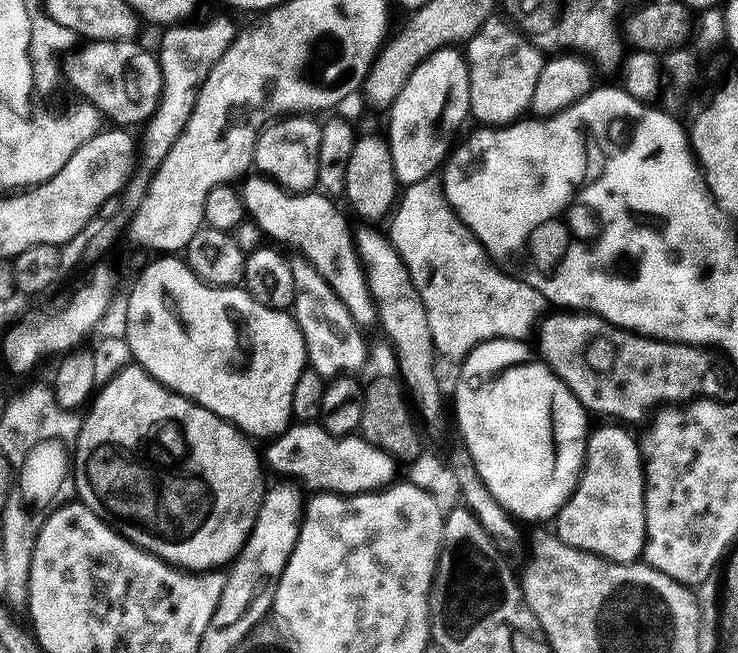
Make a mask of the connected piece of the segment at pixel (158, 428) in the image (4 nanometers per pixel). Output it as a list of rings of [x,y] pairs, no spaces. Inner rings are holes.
[[[139,366],[126,367],[114,378],[110,378],[110,382],[103,385],[95,393],[92,402],[92,409],[88,413],[86,411],[83,413],[80,421],[80,433],[74,445],[72,477],[76,480],[76,496],[79,503],[85,504],[90,510],[94,510],[96,516],[108,521],[116,531],[121,532],[130,542],[134,542],[140,548],[145,548],[147,552],[153,552],[157,558],[165,560],[173,568],[185,572],[210,572],[231,565],[244,548],[244,542],[247,540],[250,531],[246,521],[255,517],[257,504],[262,496],[260,468],[256,465],[255,458],[248,456],[252,452],[251,446],[239,444],[239,440],[242,439],[240,429],[231,427],[227,420],[218,418],[218,414],[198,406],[185,396],[179,396],[177,392],[172,392],[165,384],[159,384],[148,371]]]

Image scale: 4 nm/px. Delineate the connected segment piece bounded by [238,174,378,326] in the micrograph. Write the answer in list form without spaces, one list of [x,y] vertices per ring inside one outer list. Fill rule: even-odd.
[[[259,174],[249,175],[239,185],[238,191],[244,199],[245,213],[264,231],[265,237],[286,240],[302,251],[299,253],[326,278],[334,294],[342,298],[356,324],[367,326],[377,323],[376,304],[364,277],[364,265],[356,254],[353,231],[350,228],[348,230],[345,218],[336,209],[332,201],[335,199],[316,190],[293,194]]]

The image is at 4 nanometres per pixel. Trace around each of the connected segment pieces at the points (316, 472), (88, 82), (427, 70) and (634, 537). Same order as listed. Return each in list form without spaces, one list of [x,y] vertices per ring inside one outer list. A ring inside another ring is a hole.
[[[296,422],[285,432],[271,441],[264,456],[268,464],[277,472],[277,477],[294,475],[305,480],[310,487],[325,492],[335,492],[338,496],[359,496],[362,492],[379,492],[396,479],[398,461],[393,456],[378,450],[370,441],[359,434],[333,436],[316,422]]]
[[[135,39],[131,40],[93,40],[85,43],[84,49],[77,54],[73,60],[63,61],[62,72],[78,91],[83,99],[100,112],[101,117],[112,119],[111,123],[116,126],[132,126],[128,124],[143,125],[153,114],[160,101],[160,91],[164,83],[160,73],[160,62],[155,55],[152,56],[143,48],[136,44]],[[120,48],[120,68],[112,68],[112,51]]]
[[[457,47],[439,48],[418,65],[410,78],[406,78],[402,94],[398,94],[387,113],[386,139],[390,146],[390,158],[394,162],[397,185],[425,183],[429,179],[427,176],[445,163],[450,142],[469,114],[467,59]]]
[[[608,422],[605,428],[593,427],[589,431],[584,471],[580,474],[572,497],[555,516],[554,531],[559,540],[566,542],[566,546],[574,546],[604,560],[613,560],[615,564],[634,564],[644,554],[644,466],[637,437],[632,437],[624,428],[627,427]]]

